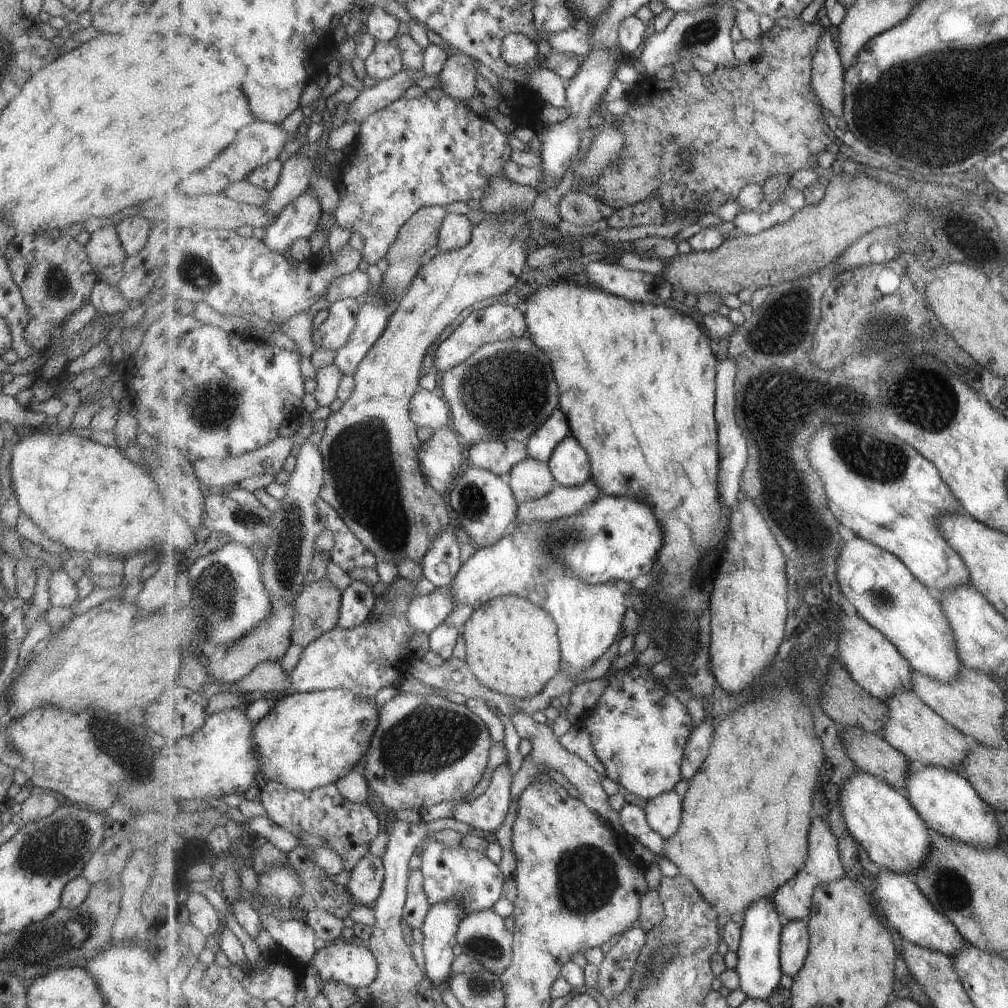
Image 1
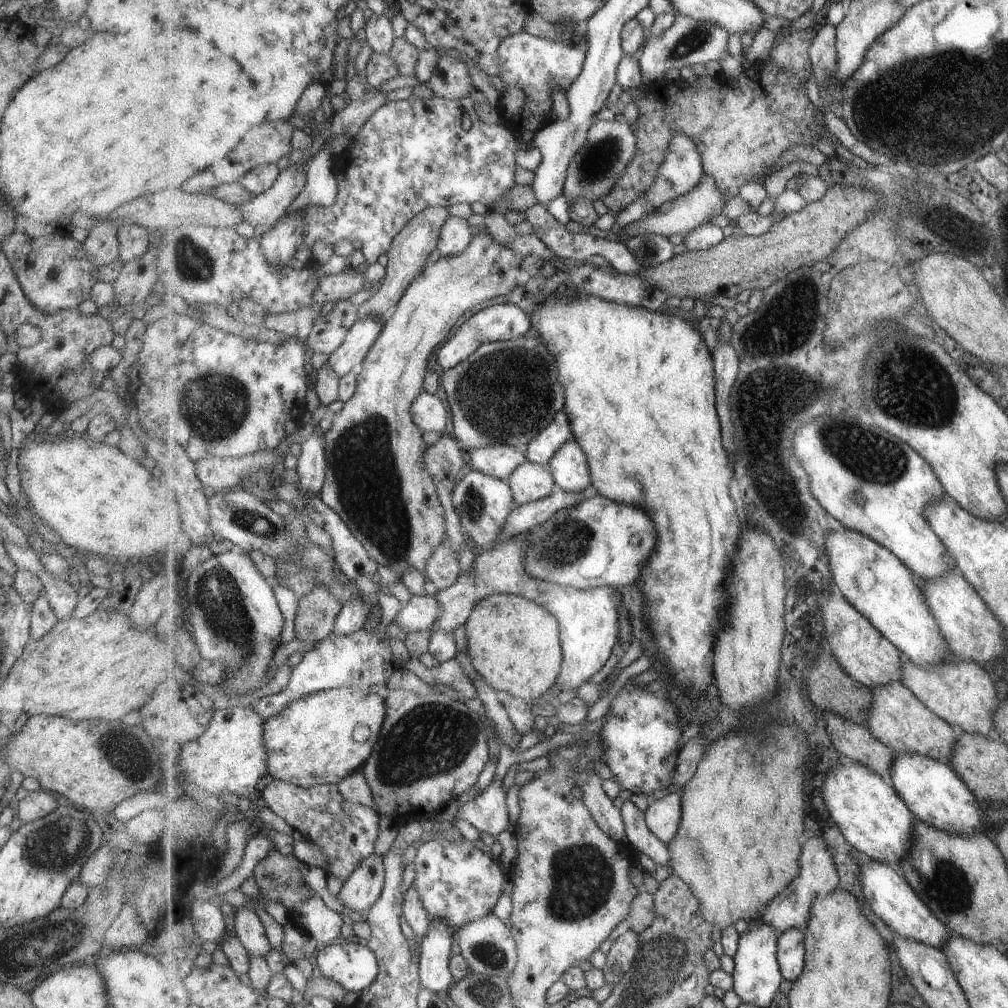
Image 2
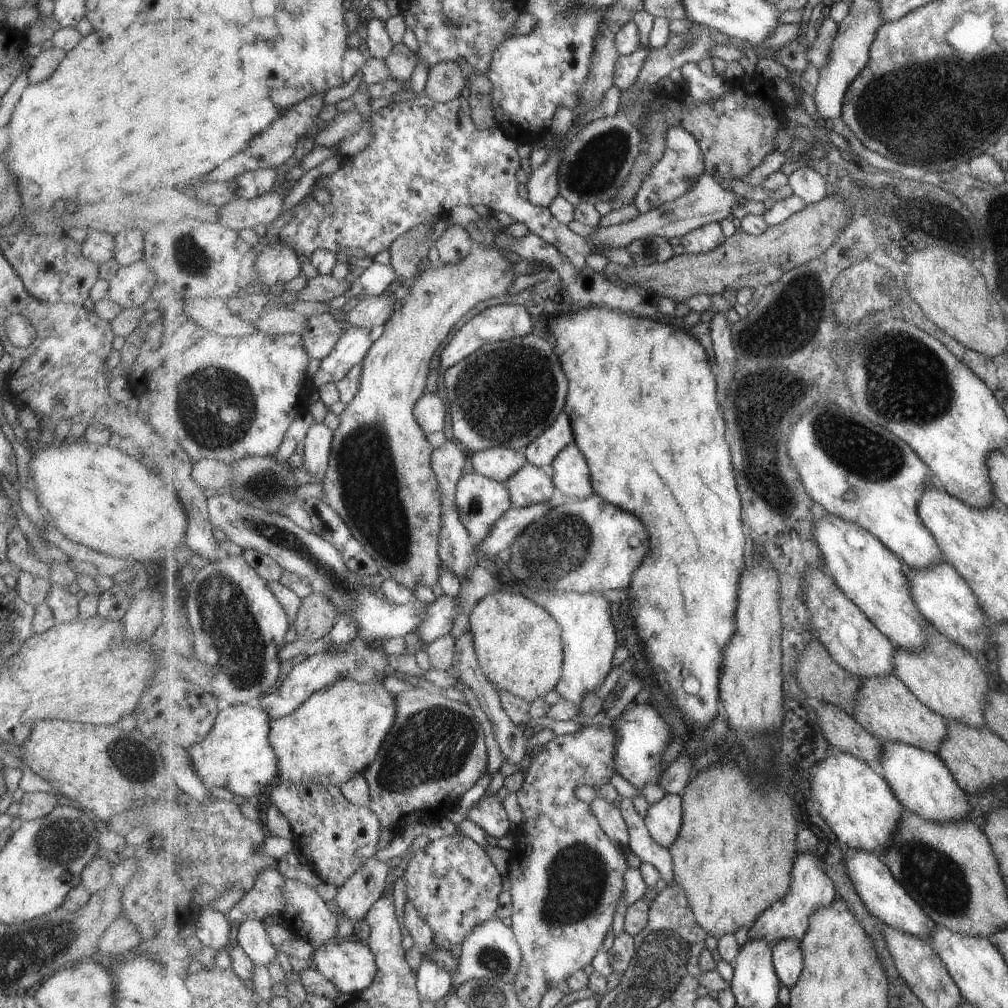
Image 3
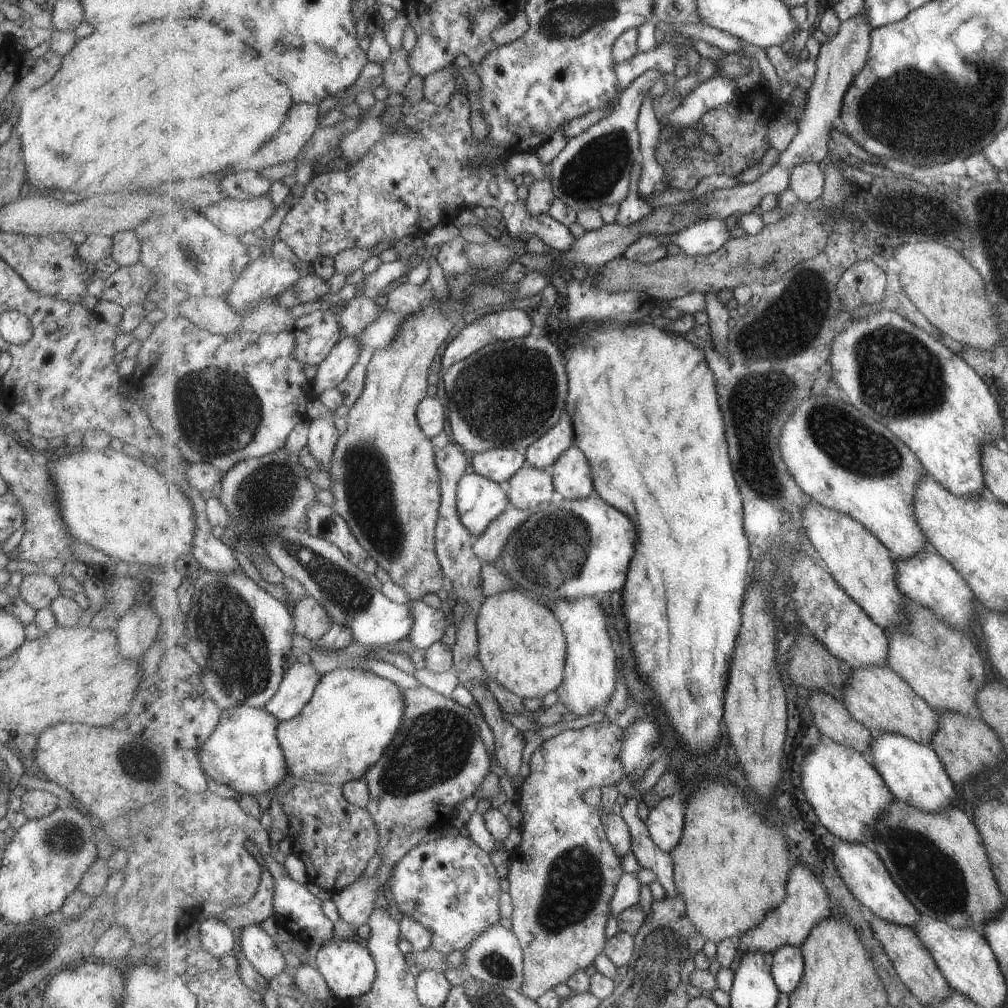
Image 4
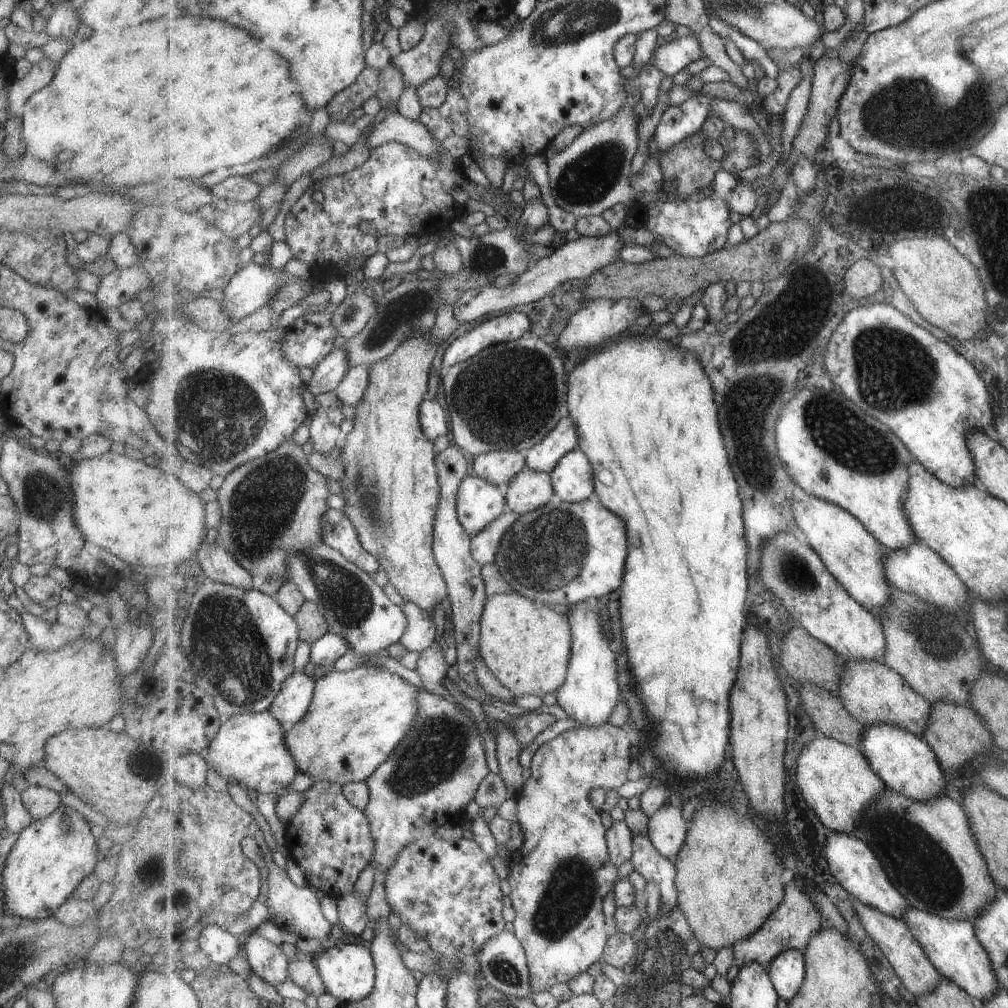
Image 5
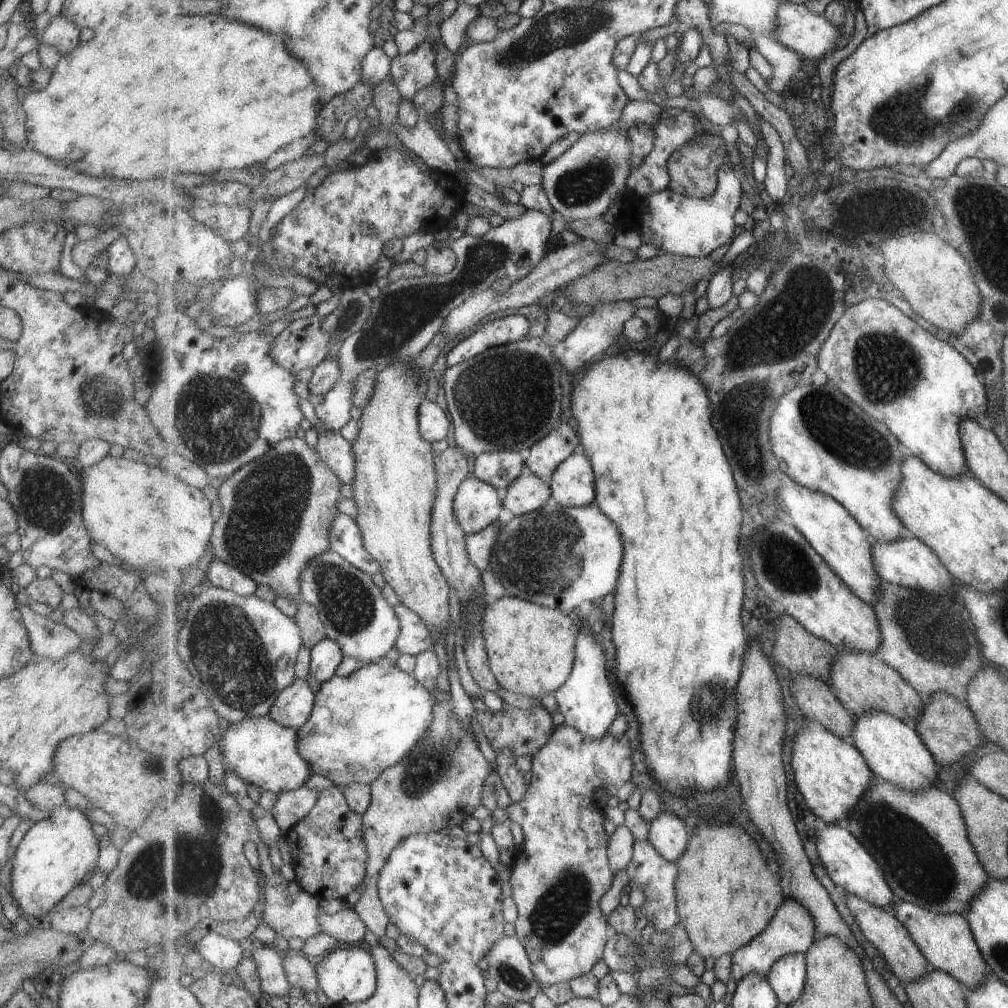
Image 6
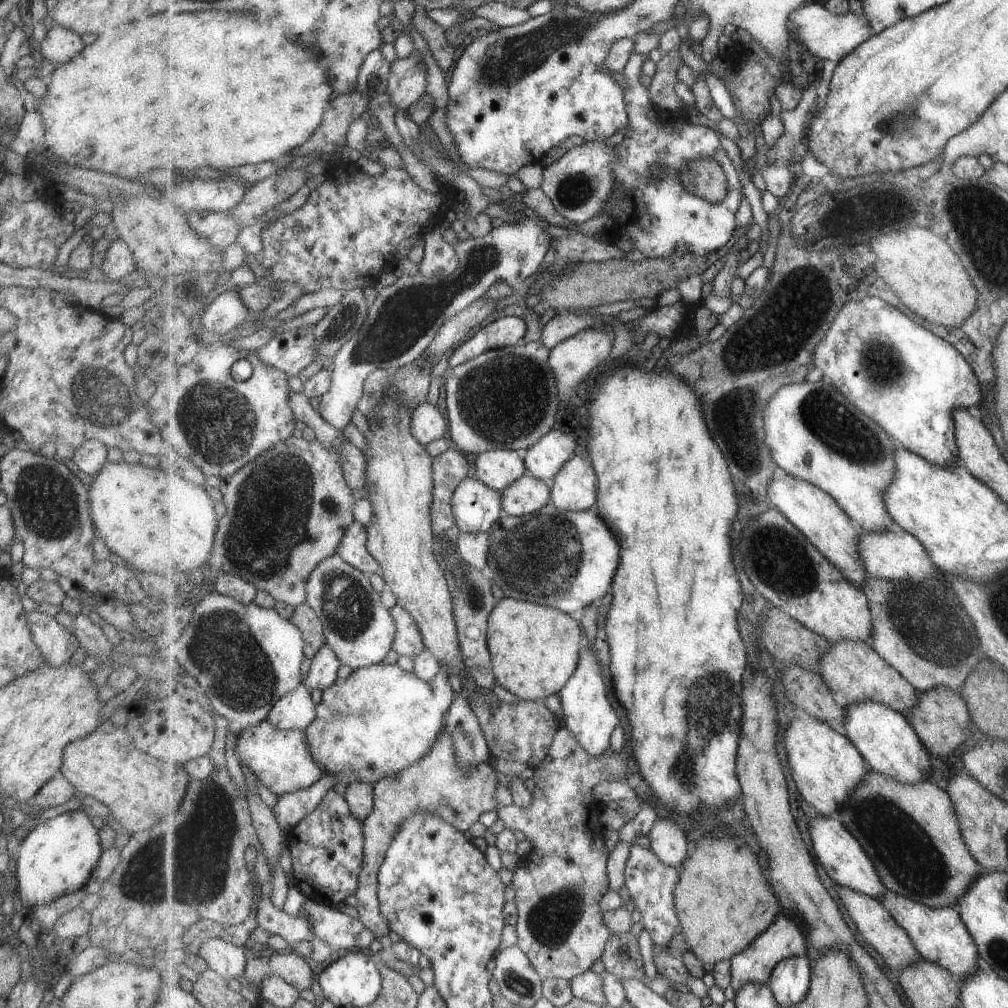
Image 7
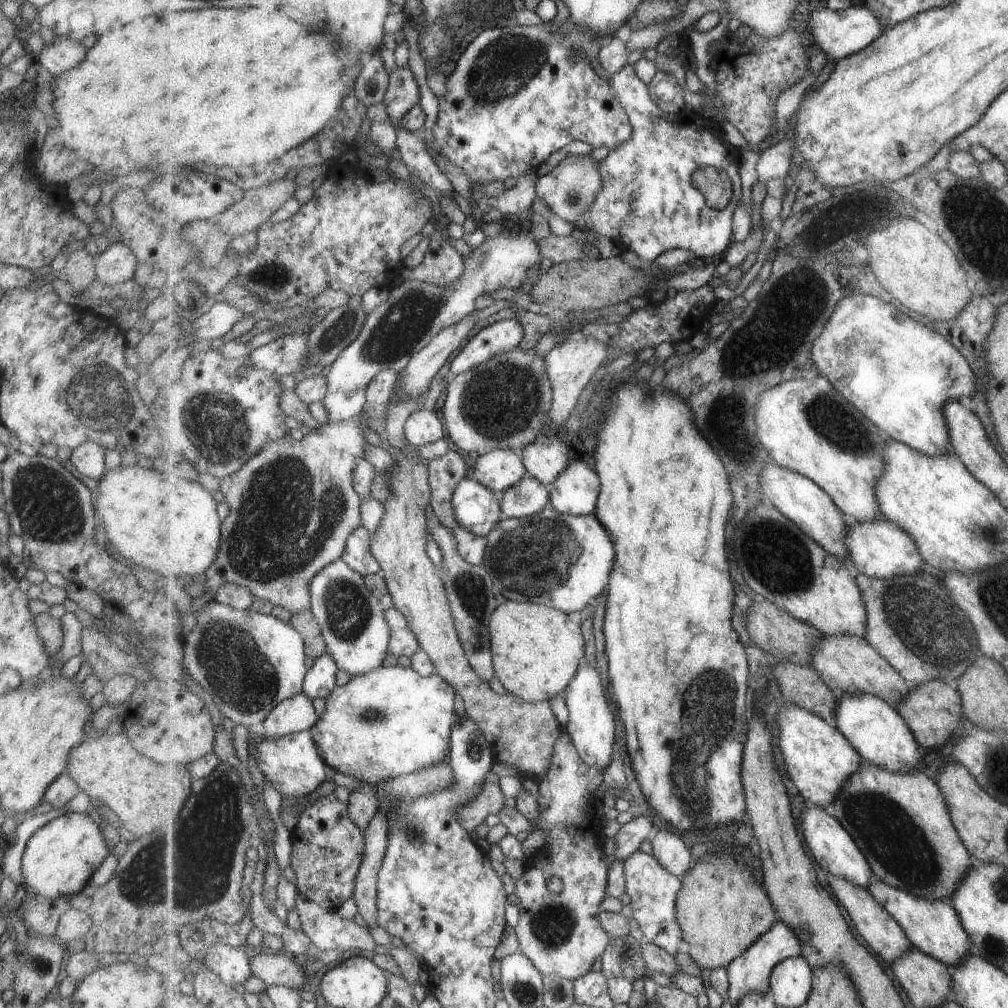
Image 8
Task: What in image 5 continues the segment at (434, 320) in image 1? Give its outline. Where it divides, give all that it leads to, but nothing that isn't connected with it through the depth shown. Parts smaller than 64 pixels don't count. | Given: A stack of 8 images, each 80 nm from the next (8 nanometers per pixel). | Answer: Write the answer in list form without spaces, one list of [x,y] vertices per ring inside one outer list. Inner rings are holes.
[[[415,333],[412,337],[408,338],[408,341],[403,342],[395,353],[371,366],[370,385],[368,386],[364,399],[355,406],[354,425],[352,431],[347,434],[346,443],[344,444],[343,458],[347,470],[345,476],[339,480],[342,487],[340,496],[343,497],[346,504],[343,512],[356,526],[360,534],[360,541],[365,547],[365,550],[368,550],[379,559],[381,568],[383,568],[389,576],[389,582],[401,592],[406,602],[418,604],[423,610],[428,611],[431,611],[435,604],[440,603],[445,596],[448,596],[448,582],[445,580],[443,571],[434,555],[434,526],[436,525],[436,514],[438,513],[441,498],[440,474],[438,473],[436,463],[438,454],[435,452],[435,444],[433,444],[433,441],[424,433],[420,421],[420,406],[429,392],[431,367],[437,354],[437,348],[439,348],[439,345],[433,343],[429,333]]]

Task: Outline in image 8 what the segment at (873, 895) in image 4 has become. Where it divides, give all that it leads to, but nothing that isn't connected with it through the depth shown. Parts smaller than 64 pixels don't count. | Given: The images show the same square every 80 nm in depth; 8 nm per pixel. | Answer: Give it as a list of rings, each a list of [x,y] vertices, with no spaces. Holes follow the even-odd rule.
[[[813,805],[813,810],[805,812],[803,826],[805,826],[805,836],[807,836],[807,844],[809,844],[811,852],[815,854],[815,858],[829,872],[829,875],[843,877],[866,889],[872,885],[876,876],[868,858],[865,858],[864,852],[860,849],[853,835],[849,834],[849,831],[834,817],[830,809],[815,808]]]

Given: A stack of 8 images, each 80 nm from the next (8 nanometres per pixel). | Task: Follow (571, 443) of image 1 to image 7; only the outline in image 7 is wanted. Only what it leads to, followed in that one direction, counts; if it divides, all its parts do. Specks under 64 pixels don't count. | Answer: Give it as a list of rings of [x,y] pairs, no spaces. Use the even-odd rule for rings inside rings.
[[[575,453],[550,482],[551,504],[566,511],[582,511],[598,501],[600,477],[586,454]]]

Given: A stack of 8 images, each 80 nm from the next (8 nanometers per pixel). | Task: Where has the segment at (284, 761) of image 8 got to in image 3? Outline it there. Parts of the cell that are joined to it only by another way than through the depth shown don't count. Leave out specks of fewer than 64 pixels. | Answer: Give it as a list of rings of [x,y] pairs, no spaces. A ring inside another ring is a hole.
[[[238,704],[221,708],[217,715],[215,726],[201,742],[190,746],[189,751],[194,762],[195,770],[207,788],[225,788],[231,793],[248,797],[261,795],[265,797],[268,790],[279,780],[280,760],[272,745],[272,718],[266,710],[254,704]]]

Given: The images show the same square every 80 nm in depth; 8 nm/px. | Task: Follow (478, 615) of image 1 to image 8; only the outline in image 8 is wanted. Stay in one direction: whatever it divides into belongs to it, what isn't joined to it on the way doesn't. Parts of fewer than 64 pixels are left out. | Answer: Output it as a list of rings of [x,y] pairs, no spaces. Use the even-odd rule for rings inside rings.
[[[506,600],[492,614],[490,631],[496,676],[509,694],[527,702],[548,701],[563,695],[584,660],[581,624],[575,624],[561,609]]]

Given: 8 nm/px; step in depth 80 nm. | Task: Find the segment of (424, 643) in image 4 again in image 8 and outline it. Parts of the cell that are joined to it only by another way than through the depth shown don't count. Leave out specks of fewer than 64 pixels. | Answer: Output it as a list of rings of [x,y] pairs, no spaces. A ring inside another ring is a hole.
[[[397,608],[386,610],[386,619],[392,628],[392,637],[388,652],[398,656],[412,657],[421,649],[420,640],[413,632],[408,618]]]

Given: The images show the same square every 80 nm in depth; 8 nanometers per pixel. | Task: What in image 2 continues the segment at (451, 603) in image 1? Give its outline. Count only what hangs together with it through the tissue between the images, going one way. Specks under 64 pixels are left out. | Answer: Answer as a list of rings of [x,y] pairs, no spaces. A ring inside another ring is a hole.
[[[413,595],[387,625],[399,625],[407,632],[431,631],[439,618],[440,602],[436,595]]]

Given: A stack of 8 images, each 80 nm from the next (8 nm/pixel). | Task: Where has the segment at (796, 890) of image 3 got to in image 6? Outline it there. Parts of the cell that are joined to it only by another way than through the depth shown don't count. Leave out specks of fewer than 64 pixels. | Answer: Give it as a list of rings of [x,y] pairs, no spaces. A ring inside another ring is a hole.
[[[789,898],[781,910],[777,910],[769,926],[758,934],[748,945],[738,948],[732,956],[732,976],[735,981],[741,980],[752,970],[761,971],[765,976],[769,974],[775,962],[786,954],[806,954],[816,938],[816,920],[811,912],[799,904],[795,898]]]

